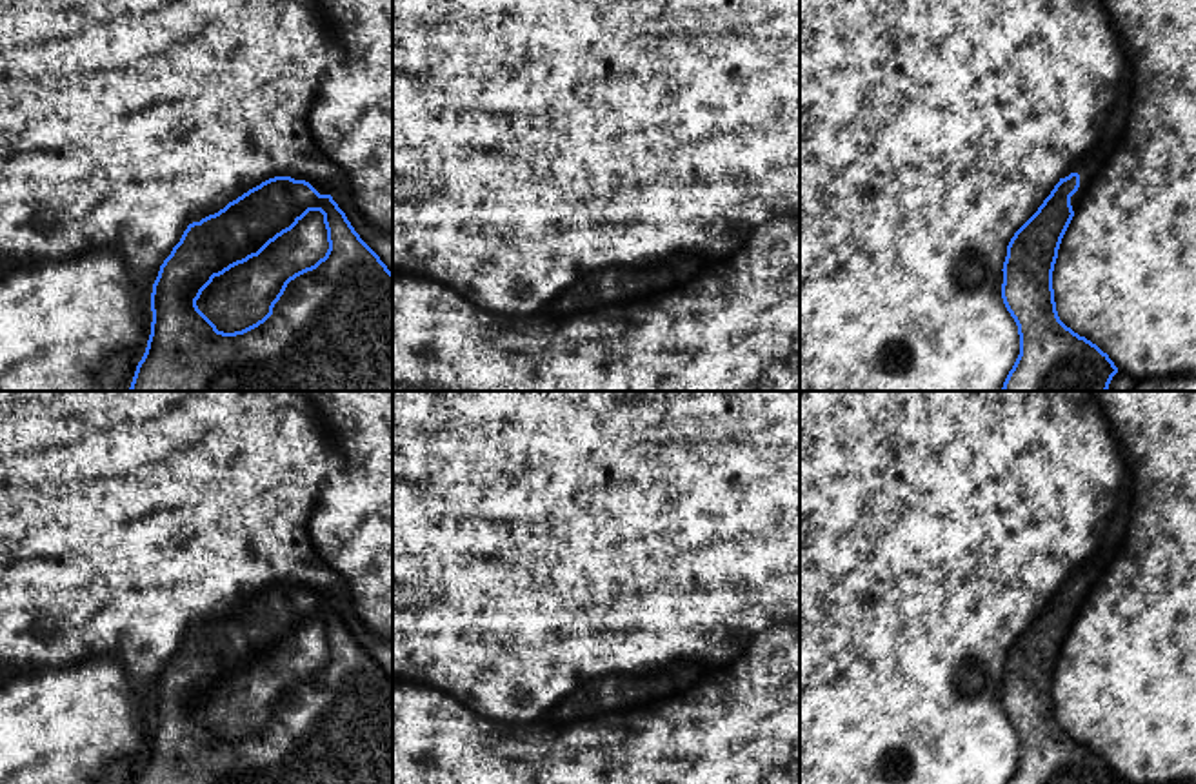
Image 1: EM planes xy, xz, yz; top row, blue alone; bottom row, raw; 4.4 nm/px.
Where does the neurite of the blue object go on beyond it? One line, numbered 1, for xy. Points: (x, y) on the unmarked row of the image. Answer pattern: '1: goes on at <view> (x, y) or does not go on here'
1: goes on at xy (322, 597)

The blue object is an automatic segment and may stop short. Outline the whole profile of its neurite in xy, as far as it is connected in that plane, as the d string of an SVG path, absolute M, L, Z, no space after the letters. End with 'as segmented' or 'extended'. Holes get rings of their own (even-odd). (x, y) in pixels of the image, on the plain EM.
M274 584L229 609L214 622L194 628L160 673L151 700L151 742L135 784L393 784L393 680L360 646L329 595L294 584ZM309 618L320 618L329 657L314 673L289 684L269 720L256 731L224 740L198 717L196 708L214 684L258 664L291 638Z; extended

